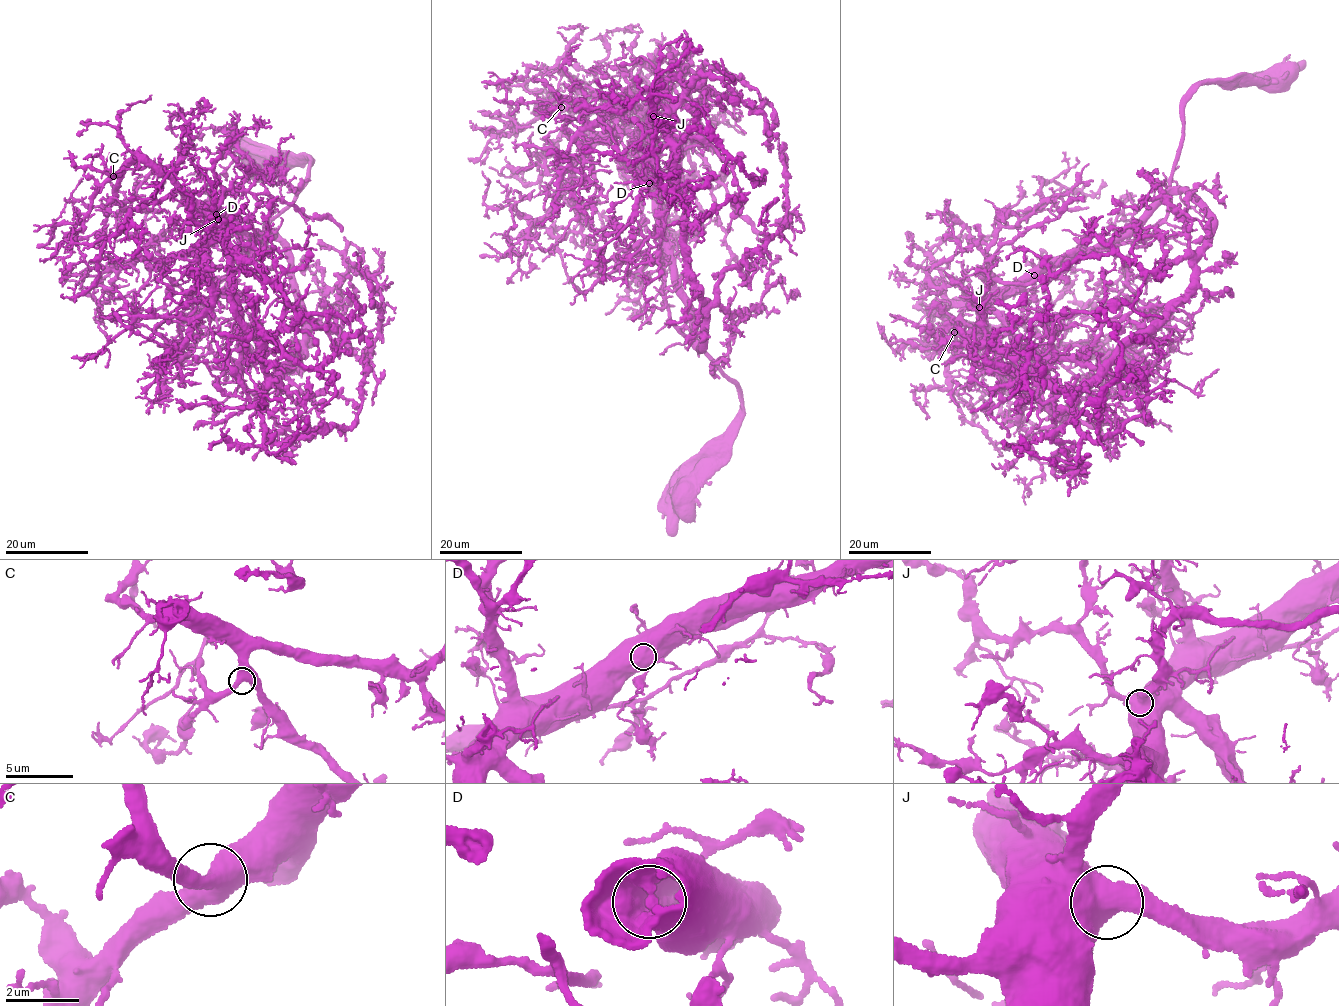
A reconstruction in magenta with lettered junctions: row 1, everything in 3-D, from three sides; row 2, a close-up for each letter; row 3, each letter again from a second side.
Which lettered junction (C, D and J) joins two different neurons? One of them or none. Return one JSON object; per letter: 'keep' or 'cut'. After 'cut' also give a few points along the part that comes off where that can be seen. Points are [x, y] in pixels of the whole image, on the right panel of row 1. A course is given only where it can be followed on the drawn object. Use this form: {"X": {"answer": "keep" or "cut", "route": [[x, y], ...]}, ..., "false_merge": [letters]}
{"C": {"answer": "keep"}, "D": {"answer": "keep"}, "J": {"answer": "keep"}, "false_merge": []}

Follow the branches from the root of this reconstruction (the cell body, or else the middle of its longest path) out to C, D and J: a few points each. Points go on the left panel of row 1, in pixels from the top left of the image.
C: (259, 162), (310, 159), (307, 183), (293, 204), (246, 250), (229, 213), (209, 210), (141, 160), (113, 176)
D: (259, 162), (274, 166), (295, 157), (310, 159), (307, 183), (293, 204), (246, 250), (229, 213), (216, 214)
J: (259, 162), (310, 159), (307, 183), (293, 204), (246, 250), (229, 213), (212, 212), (218, 219)

